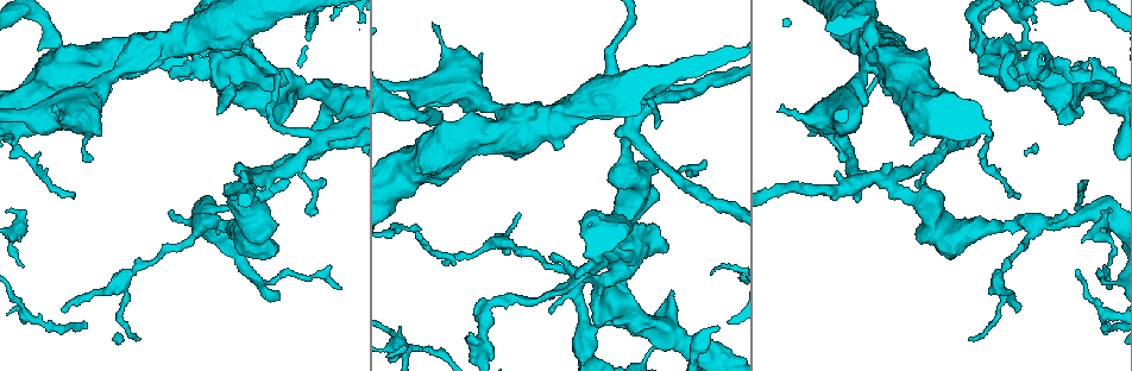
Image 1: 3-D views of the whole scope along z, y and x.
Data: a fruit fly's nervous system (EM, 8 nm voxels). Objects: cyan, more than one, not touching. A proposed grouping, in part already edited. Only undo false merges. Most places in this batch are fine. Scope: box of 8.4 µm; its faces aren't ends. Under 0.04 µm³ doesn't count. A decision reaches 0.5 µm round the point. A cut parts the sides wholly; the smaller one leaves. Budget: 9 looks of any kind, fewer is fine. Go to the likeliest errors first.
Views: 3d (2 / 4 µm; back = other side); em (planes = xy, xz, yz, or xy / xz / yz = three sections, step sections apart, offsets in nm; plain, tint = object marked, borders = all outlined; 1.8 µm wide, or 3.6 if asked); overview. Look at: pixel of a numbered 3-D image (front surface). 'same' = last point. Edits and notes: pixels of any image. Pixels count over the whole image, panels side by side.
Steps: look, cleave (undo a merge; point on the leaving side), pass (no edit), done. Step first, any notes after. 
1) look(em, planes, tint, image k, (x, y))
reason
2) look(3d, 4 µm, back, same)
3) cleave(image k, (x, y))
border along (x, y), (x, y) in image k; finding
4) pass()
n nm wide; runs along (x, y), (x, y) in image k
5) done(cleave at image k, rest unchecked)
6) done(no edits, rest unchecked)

look(em, 3.6 µm, planes, tint, image 1, (885, 183))
abrupt turn

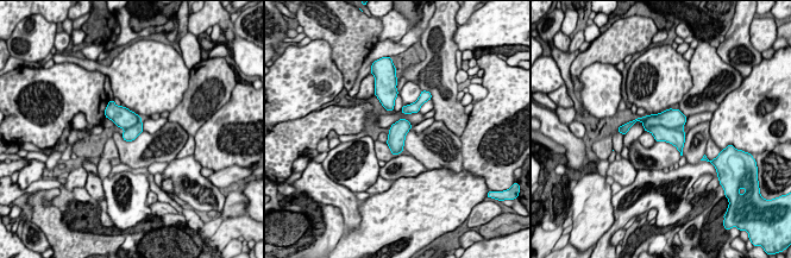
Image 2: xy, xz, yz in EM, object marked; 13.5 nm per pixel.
cleave(image 2, (670, 118))
240 nm wide; border along (645, 127), (663, 125), (682, 130) in image 2; a second neuron is stuck on

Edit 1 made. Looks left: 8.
look(em, 3.6 µm, yz, step 8, tint, image 1, (47, 19))
a narrow waist

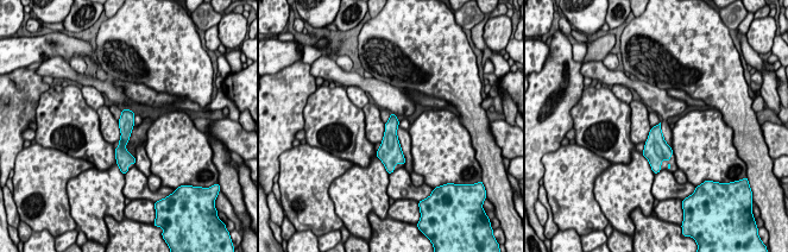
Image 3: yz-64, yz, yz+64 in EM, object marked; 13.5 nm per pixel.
look(em, 3.6 µm, planes, tint, same)

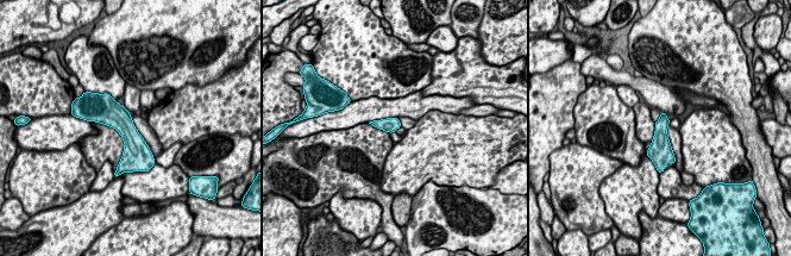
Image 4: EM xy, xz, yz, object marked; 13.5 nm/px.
pass()
one neuron here

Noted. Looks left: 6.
look(em, yz, step 8, tint, image 1, (243, 67))
calibre changes

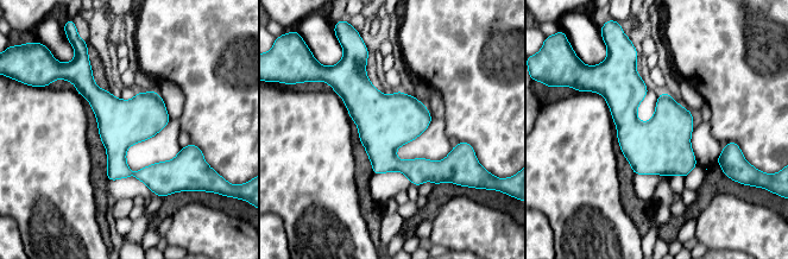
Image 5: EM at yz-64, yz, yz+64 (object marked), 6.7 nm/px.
look(em, planes, tint, same)
another direction

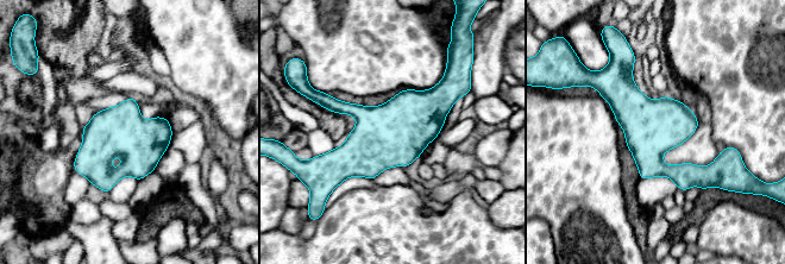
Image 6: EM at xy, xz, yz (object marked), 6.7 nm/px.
pass()
340 nm wide; runs along (602, 90), (665, 170), (709, 173), (728, 150) in image 6; continuous, no second neuron

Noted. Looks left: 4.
look(3d, 4 µm, image 1, (505, 117))
narrows sharply

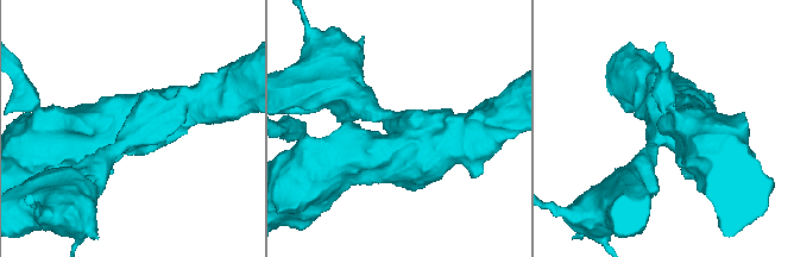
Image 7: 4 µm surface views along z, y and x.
look(em, 3.6 µm, planes, tint, image 7, (401, 130))
now the EM

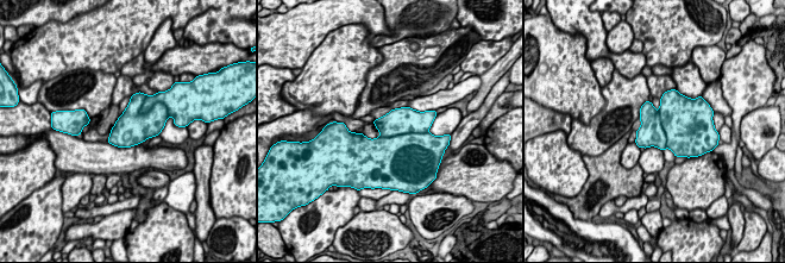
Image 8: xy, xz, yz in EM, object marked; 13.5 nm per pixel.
cleave(image 8, (402, 120))
border along (427, 131), (381, 137) in image 8; two neurons meet here

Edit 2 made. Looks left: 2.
done(cleave at image 2, cleave at image 8, rest unchecked)

